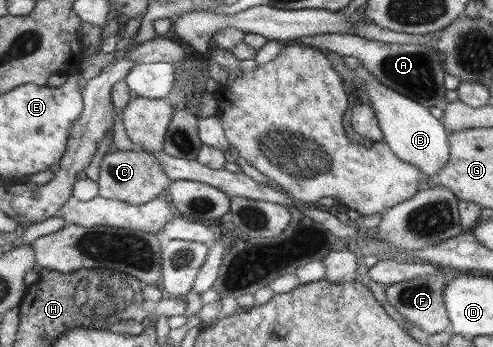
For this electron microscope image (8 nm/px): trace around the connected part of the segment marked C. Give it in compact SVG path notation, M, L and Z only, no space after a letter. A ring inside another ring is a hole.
M133 148L131 150L116 150L106 153L100 163L98 171L98 196L105 199L116 199L129 205L143 205L150 202L161 189L167 187L166 172L160 161L145 150Z

